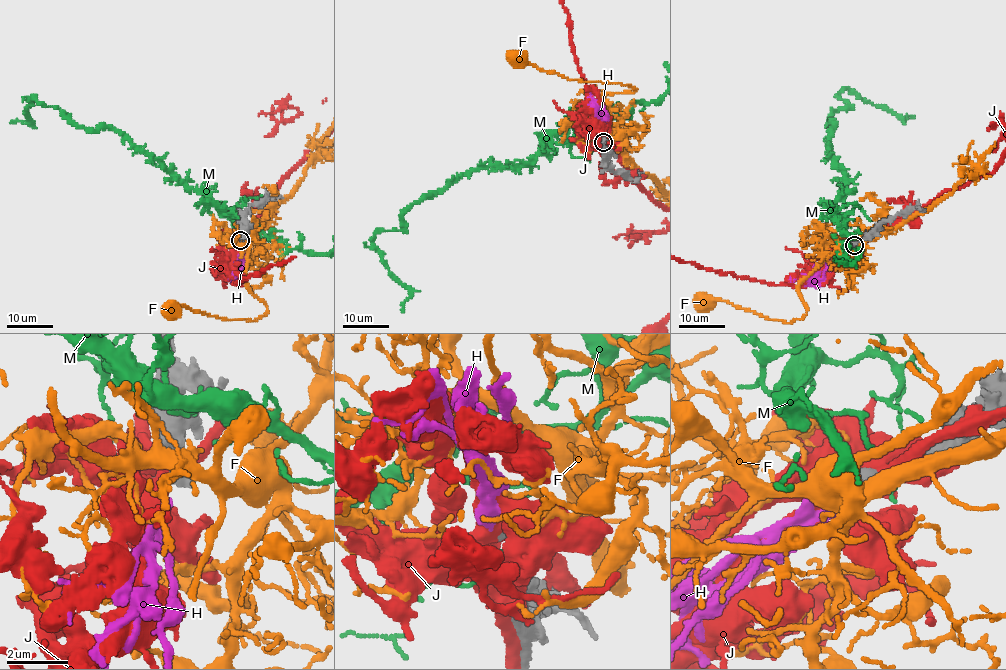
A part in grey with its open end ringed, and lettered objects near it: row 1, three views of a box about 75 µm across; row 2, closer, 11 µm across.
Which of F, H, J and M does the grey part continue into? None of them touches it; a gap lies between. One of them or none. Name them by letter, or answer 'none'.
H

